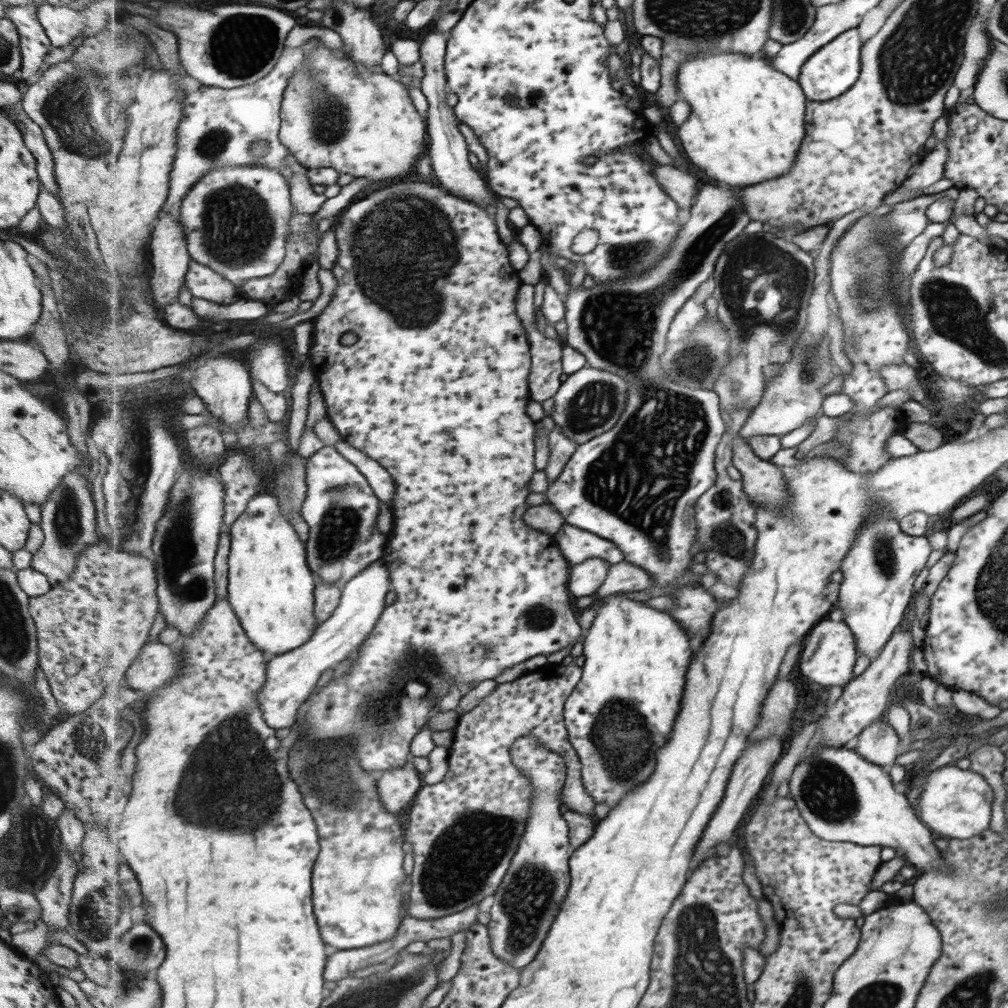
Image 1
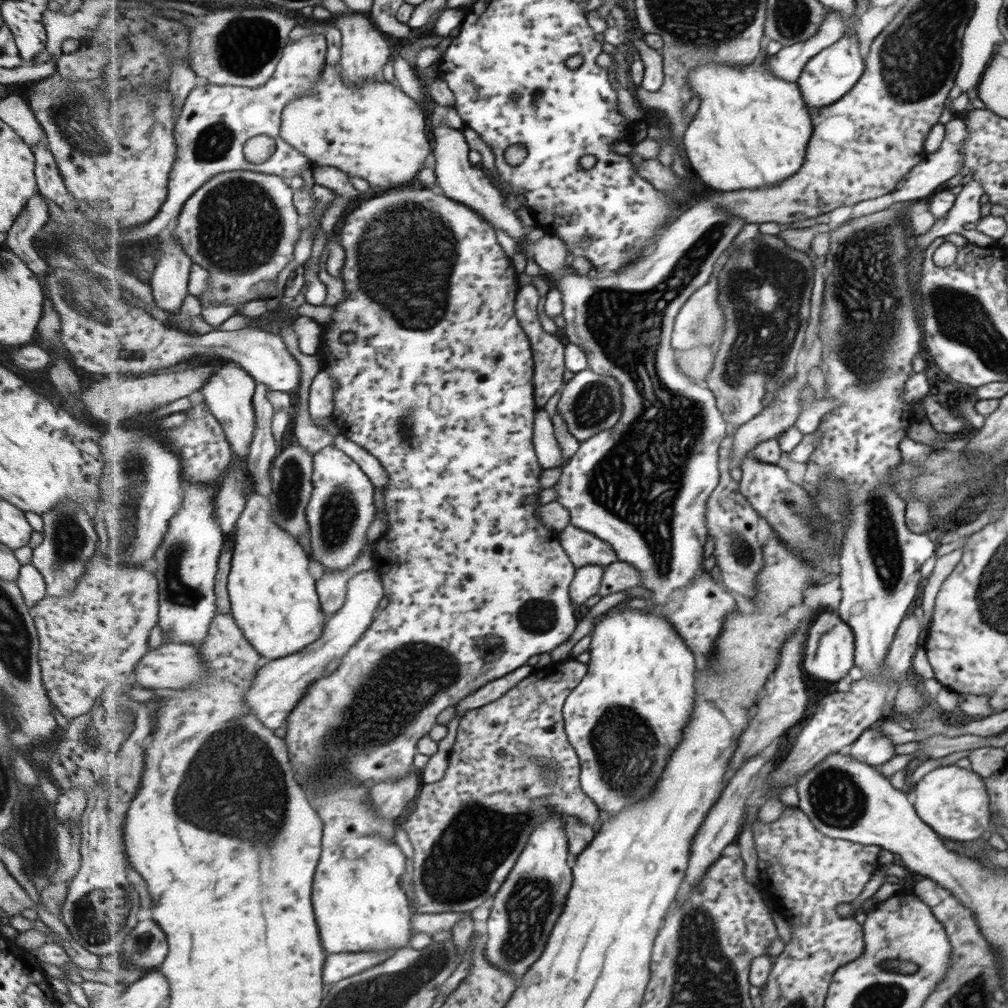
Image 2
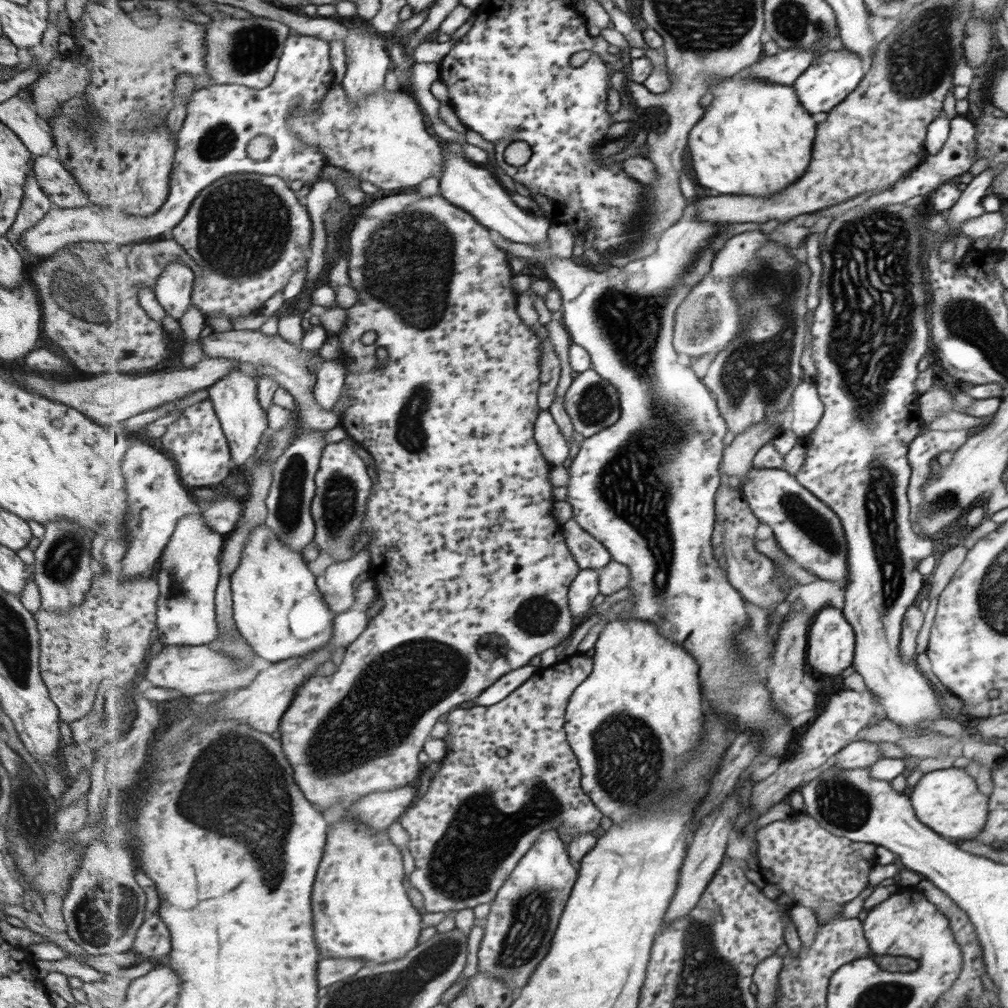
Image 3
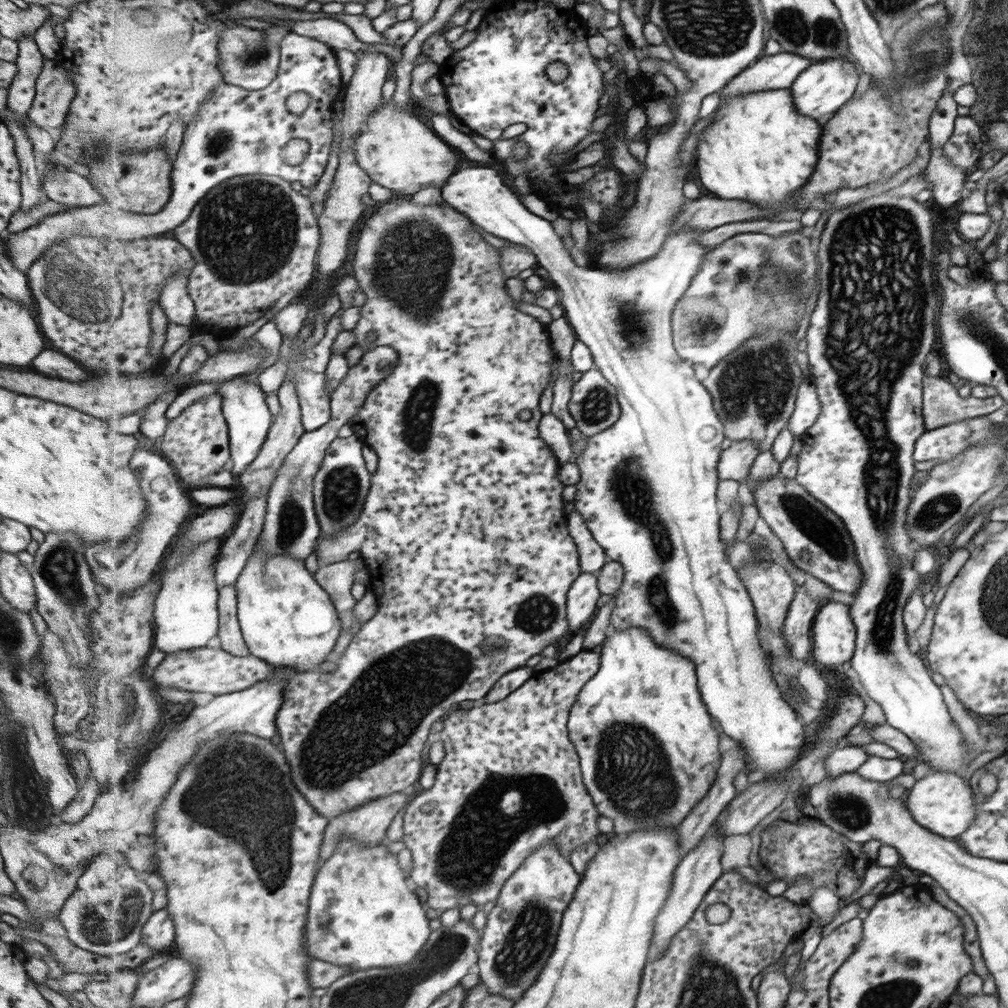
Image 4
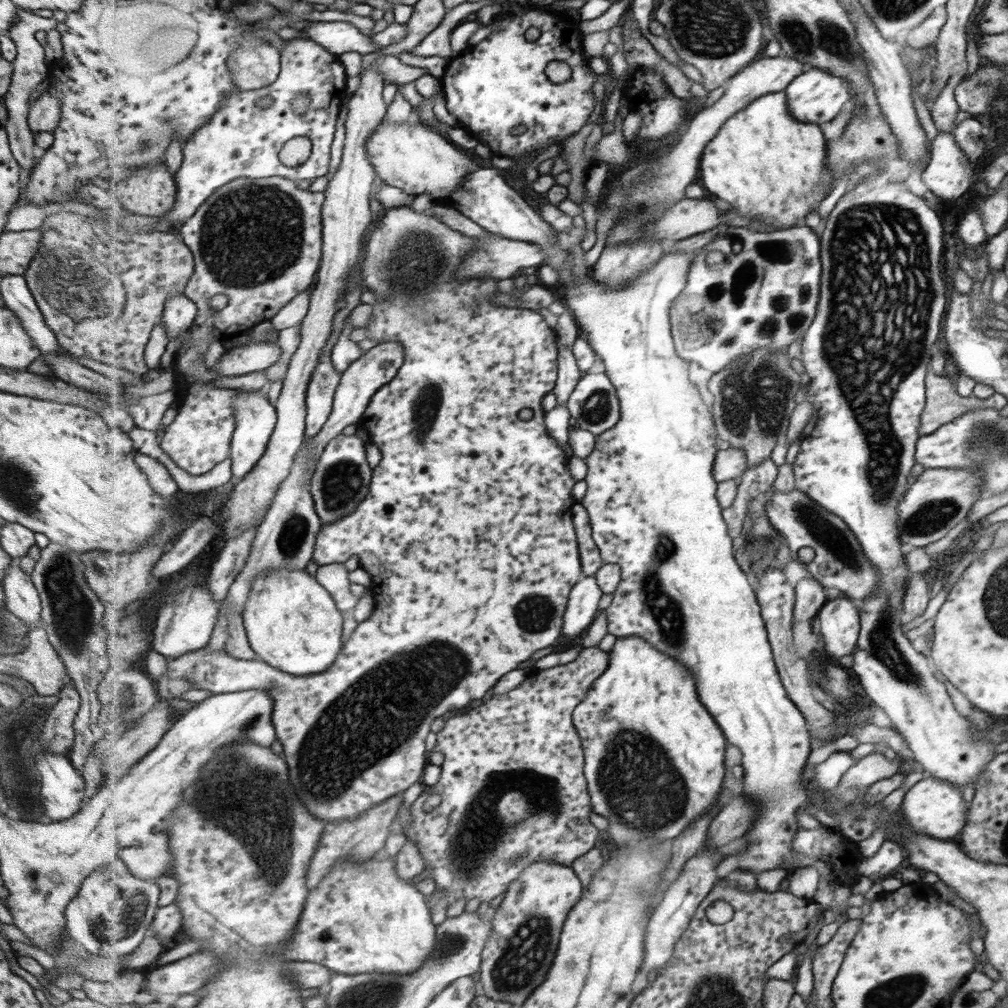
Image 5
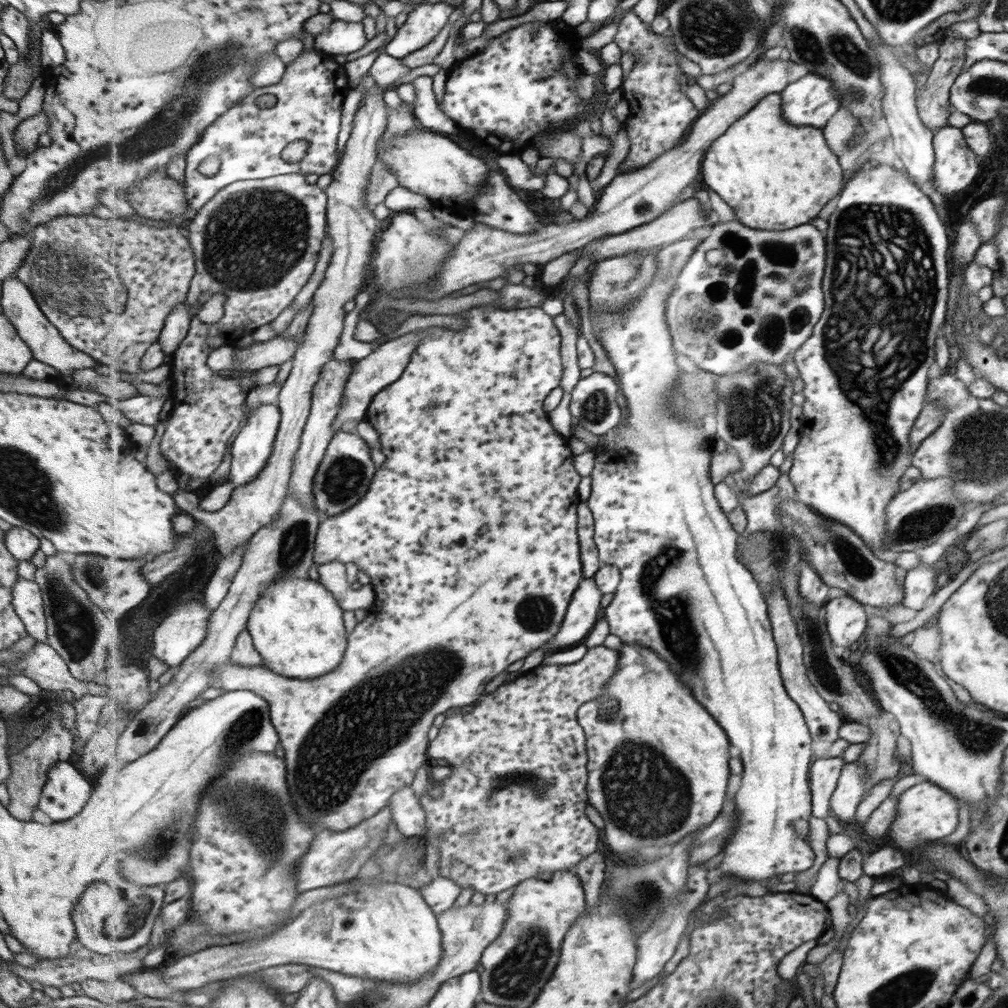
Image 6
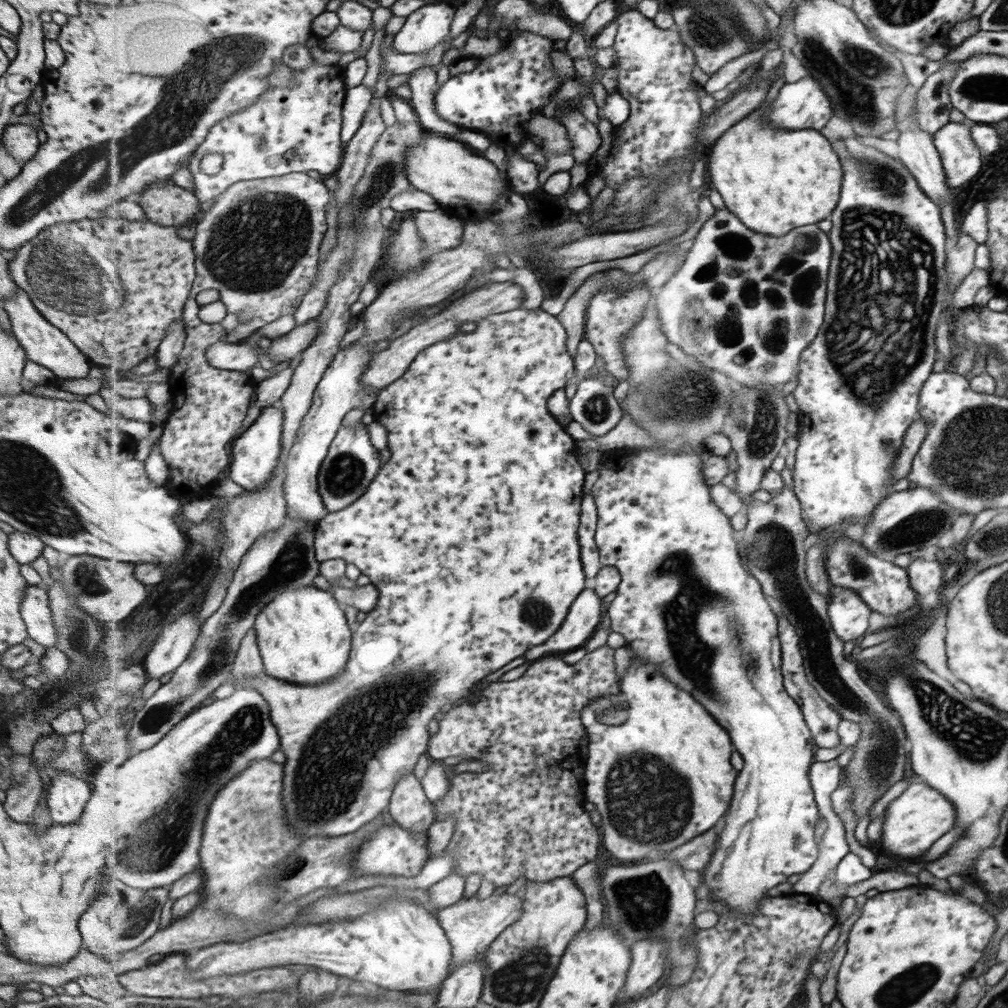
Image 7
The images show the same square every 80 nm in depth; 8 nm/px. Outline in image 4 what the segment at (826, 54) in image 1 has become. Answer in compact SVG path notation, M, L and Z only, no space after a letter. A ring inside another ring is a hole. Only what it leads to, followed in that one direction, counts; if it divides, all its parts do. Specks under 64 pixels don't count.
M823 59L811 62L810 65L797 75L797 78L788 86L792 93L797 112L801 116L811 117L811 120L819 120L825 114L833 116L839 108L848 102L855 90L855 84L859 82L860 68L855 61L845 59Z

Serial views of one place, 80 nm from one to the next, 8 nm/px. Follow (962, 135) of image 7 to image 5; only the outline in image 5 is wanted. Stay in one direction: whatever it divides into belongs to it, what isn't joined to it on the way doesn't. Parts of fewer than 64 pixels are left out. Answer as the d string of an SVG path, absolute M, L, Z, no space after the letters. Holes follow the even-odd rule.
M952 132L938 133L931 142L930 160L921 171L921 181L942 203L971 189L973 167L953 141Z

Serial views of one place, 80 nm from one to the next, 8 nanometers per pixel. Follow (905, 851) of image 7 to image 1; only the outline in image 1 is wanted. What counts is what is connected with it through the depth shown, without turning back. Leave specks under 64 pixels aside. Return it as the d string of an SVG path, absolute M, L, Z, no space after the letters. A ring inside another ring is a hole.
M948 764L932 770L922 778L921 791L917 795L915 806L919 809L919 818L936 836L950 839L971 839L981 831L987 830L991 816L991 787L988 781L969 769L962 770L955 764Z

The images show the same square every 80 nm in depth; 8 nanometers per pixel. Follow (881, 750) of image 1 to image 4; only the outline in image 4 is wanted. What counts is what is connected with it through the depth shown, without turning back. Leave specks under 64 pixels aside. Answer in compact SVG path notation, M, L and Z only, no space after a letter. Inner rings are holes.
M851 745L837 746L832 749L823 760L825 764L825 777L835 778L843 773L854 772L867 760L868 755L864 746Z

